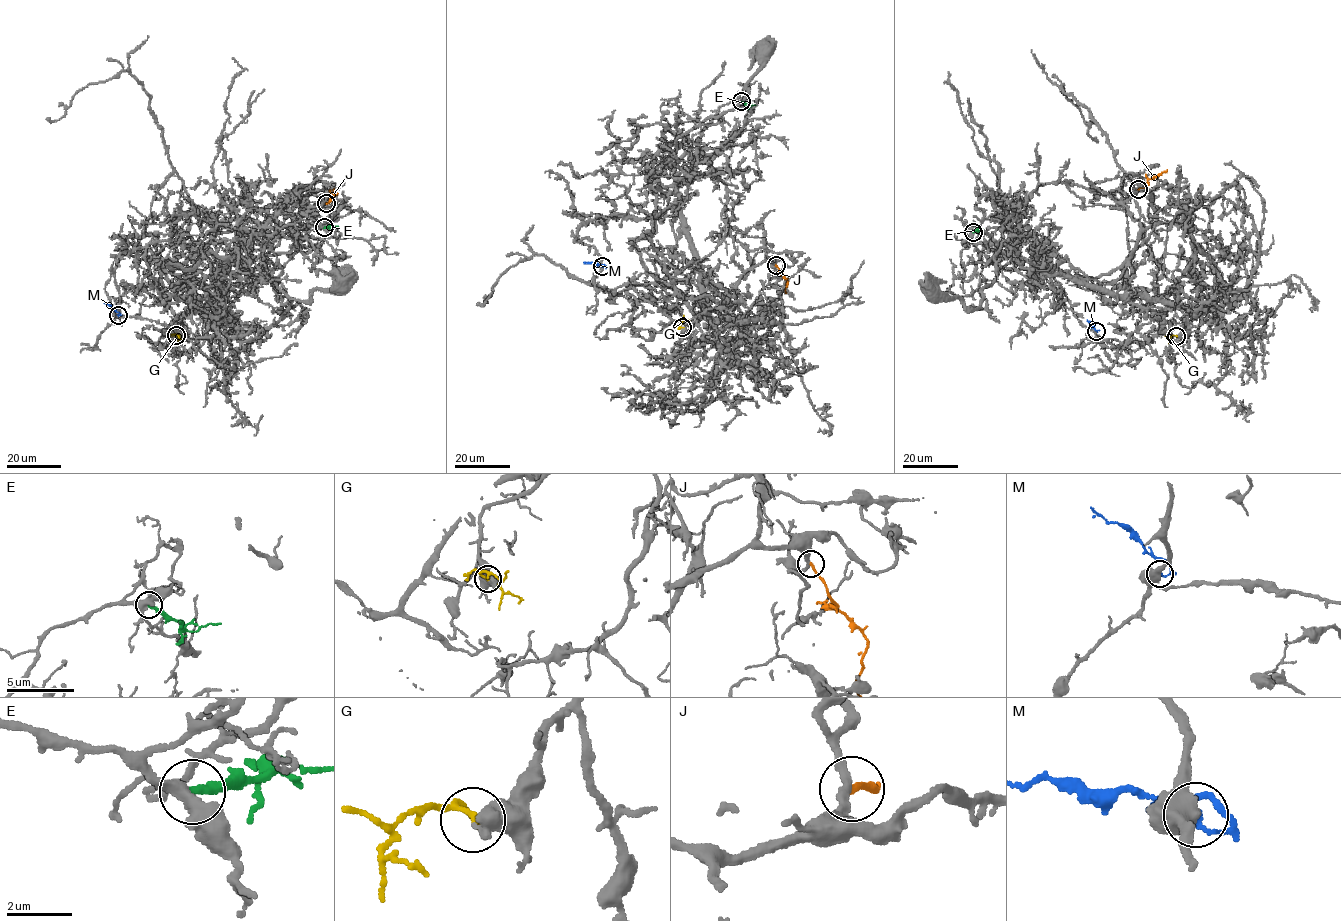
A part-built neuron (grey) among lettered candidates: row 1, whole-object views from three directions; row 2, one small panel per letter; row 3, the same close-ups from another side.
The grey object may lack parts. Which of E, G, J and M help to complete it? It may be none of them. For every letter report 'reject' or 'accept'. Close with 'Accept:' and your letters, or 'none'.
E: reject
G: accept
J: reject
M: reject
Accept: G

